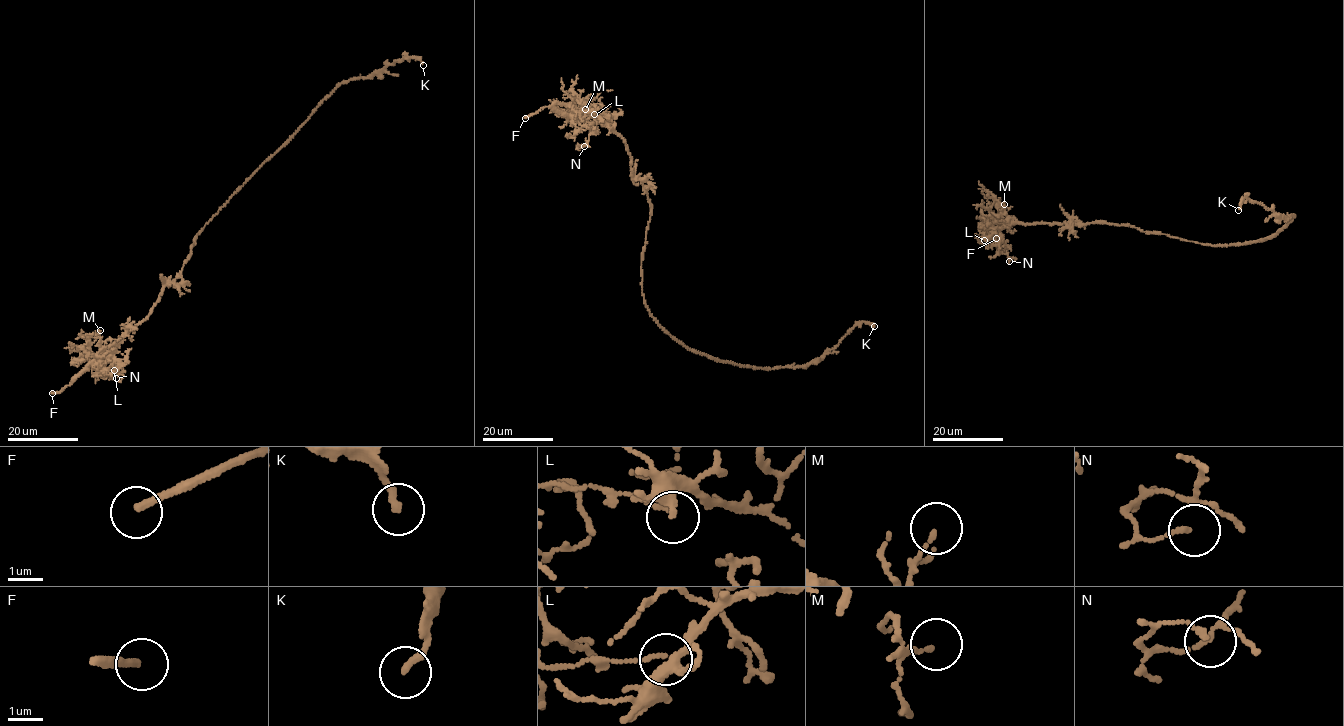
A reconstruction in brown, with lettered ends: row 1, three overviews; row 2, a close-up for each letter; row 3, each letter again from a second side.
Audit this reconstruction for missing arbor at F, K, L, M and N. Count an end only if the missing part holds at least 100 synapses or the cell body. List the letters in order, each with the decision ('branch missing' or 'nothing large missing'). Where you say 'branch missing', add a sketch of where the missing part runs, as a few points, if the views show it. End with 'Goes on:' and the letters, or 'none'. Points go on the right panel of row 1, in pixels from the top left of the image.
F: branch missing | (996, 238), (1007, 239), (993, 238), (978, 244), (941, 231)
K: nothing large missing
L: nothing large missing
M: nothing large missing
N: nothing large missing
Goes on: F

